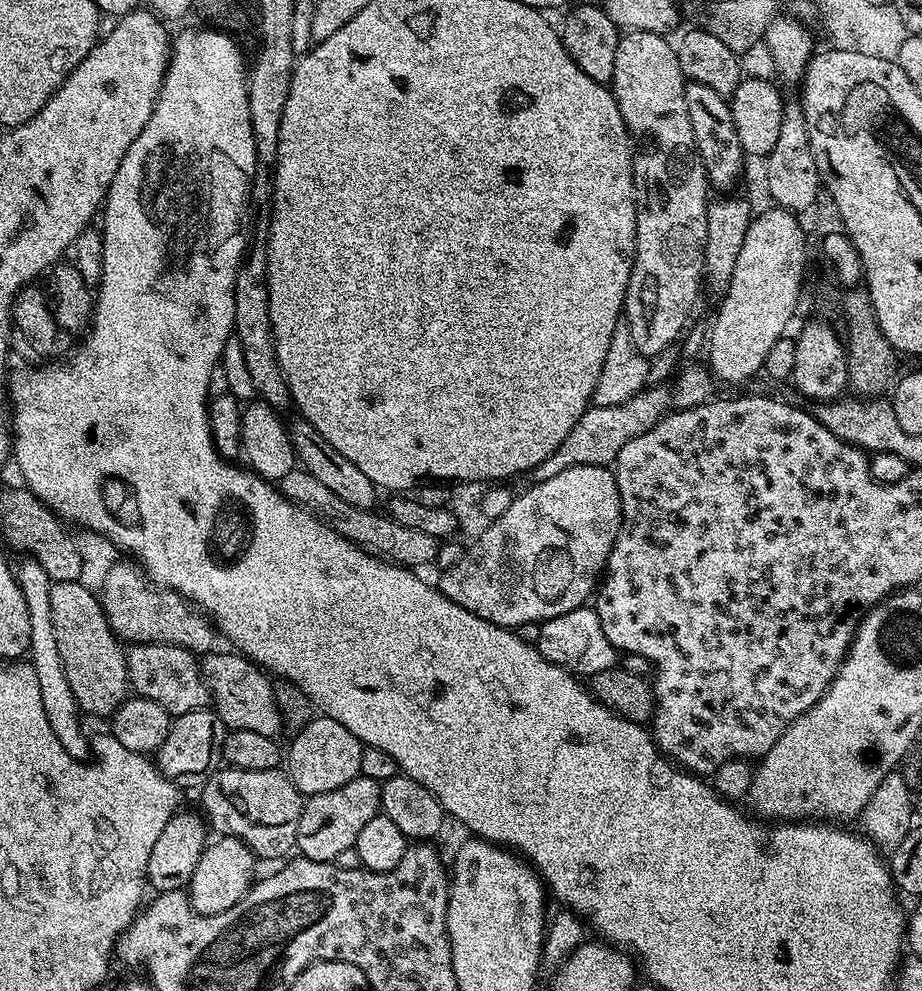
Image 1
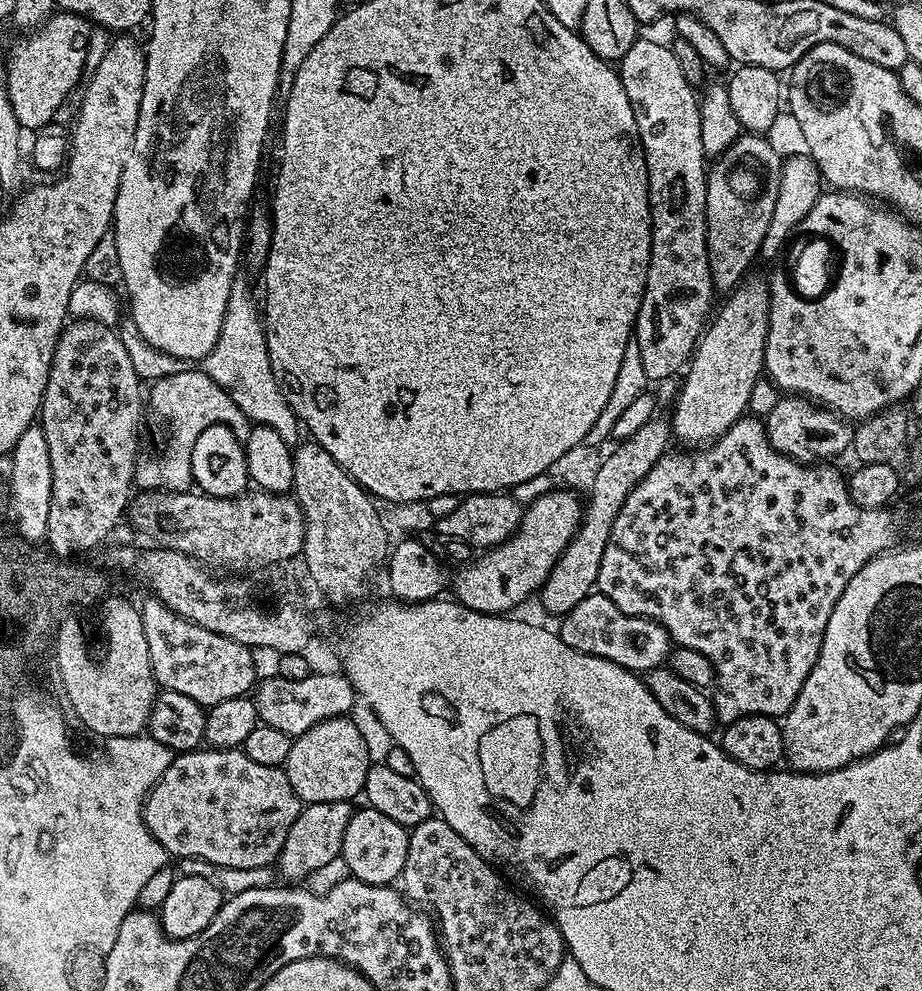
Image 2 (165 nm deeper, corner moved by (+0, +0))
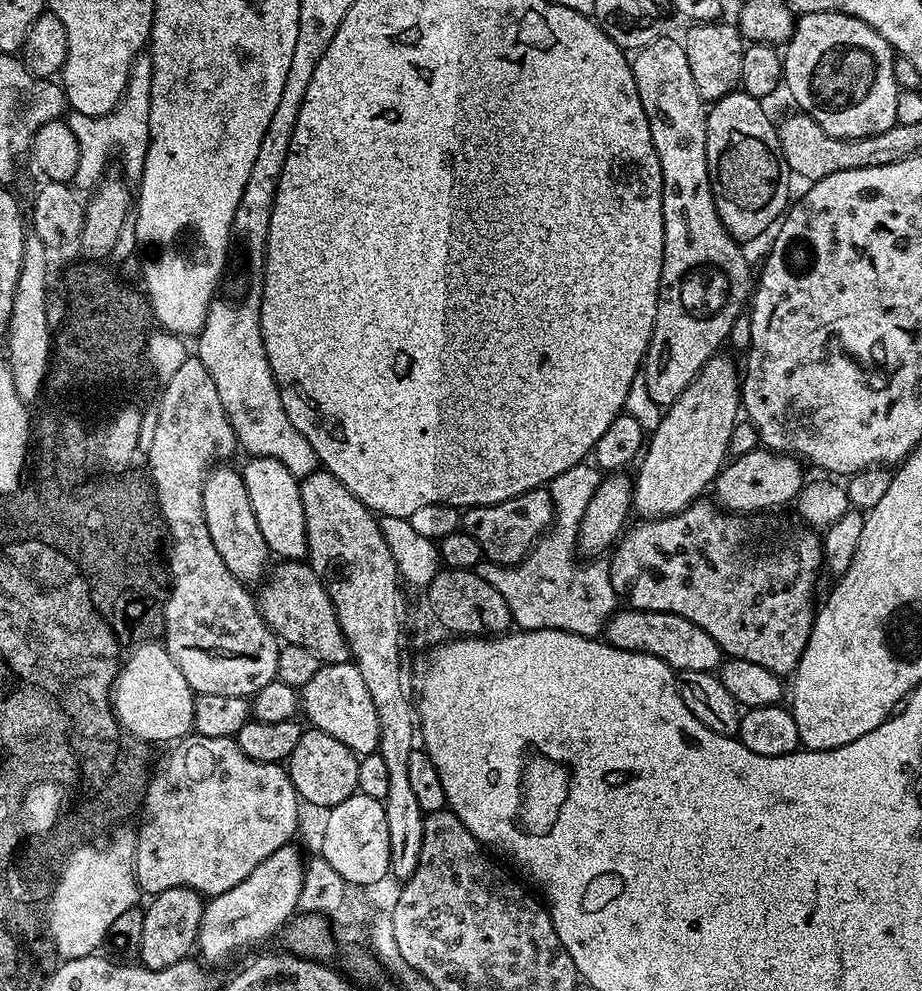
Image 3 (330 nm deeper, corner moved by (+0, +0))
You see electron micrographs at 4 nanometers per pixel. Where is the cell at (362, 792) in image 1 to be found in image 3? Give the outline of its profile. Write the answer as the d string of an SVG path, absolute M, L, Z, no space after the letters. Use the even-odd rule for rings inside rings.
M292 842L283 844L278 850L274 850L274 854L270 854L270 858L266 858L266 862L254 866L250 878L238 882L234 890L226 890L205 903L196 948L209 965L230 959L235 952L240 952L259 940L268 939L276 931L277 935L297 915L306 860L300 857L300 852L294 845Z

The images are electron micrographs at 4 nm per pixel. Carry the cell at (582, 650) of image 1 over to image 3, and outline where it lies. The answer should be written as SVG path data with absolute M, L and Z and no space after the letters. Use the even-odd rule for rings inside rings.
M621 607L607 620L602 636L615 648L654 654L654 658L662 658L662 662L674 670L715 673L722 663L718 642L714 642L702 626L694 626L694 622L673 612L643 612L637 608Z

